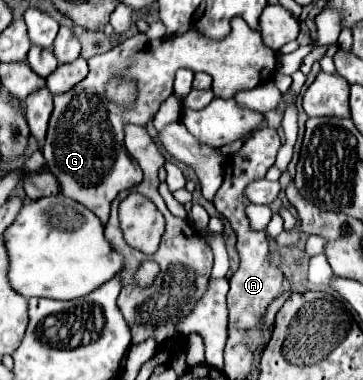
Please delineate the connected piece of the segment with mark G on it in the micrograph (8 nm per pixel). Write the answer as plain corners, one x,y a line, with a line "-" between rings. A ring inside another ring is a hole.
237,16
231,20
231,32
221,40
205,38
205,34
201,34
195,28
191,28
183,36
163,38
163,40
147,40
145,34
139,32
139,34
127,38
125,42
121,42
119,46
111,48
109,52
89,58
87,62
89,62
87,78
81,80
77,86
73,86
73,90
67,90
65,94
55,96
55,110
53,110
51,120
49,120
49,132
45,138
43,156
47,160
47,168
57,176
57,180
61,184
61,192
65,196
75,198
77,202
85,204
105,224
109,218
109,206
111,206
113,198
121,190
129,190
135,184
139,184
143,178
143,172
135,168
133,160
129,158
129,154
123,146
123,126
129,122
145,126
147,120
155,116
161,102
173,94
173,80
175,80
177,70
189,68
193,72
207,72
213,78
215,96
233,98
233,94
237,90
249,90
249,88
259,86
261,82
273,80
275,70
277,70
277,52
271,48
265,48
259,30
249,28
249,24
-
113,76
127,76
135,82
137,98
135,98
133,106
123,108
123,106
117,106
115,102
109,102
109,98
105,98
105,86

